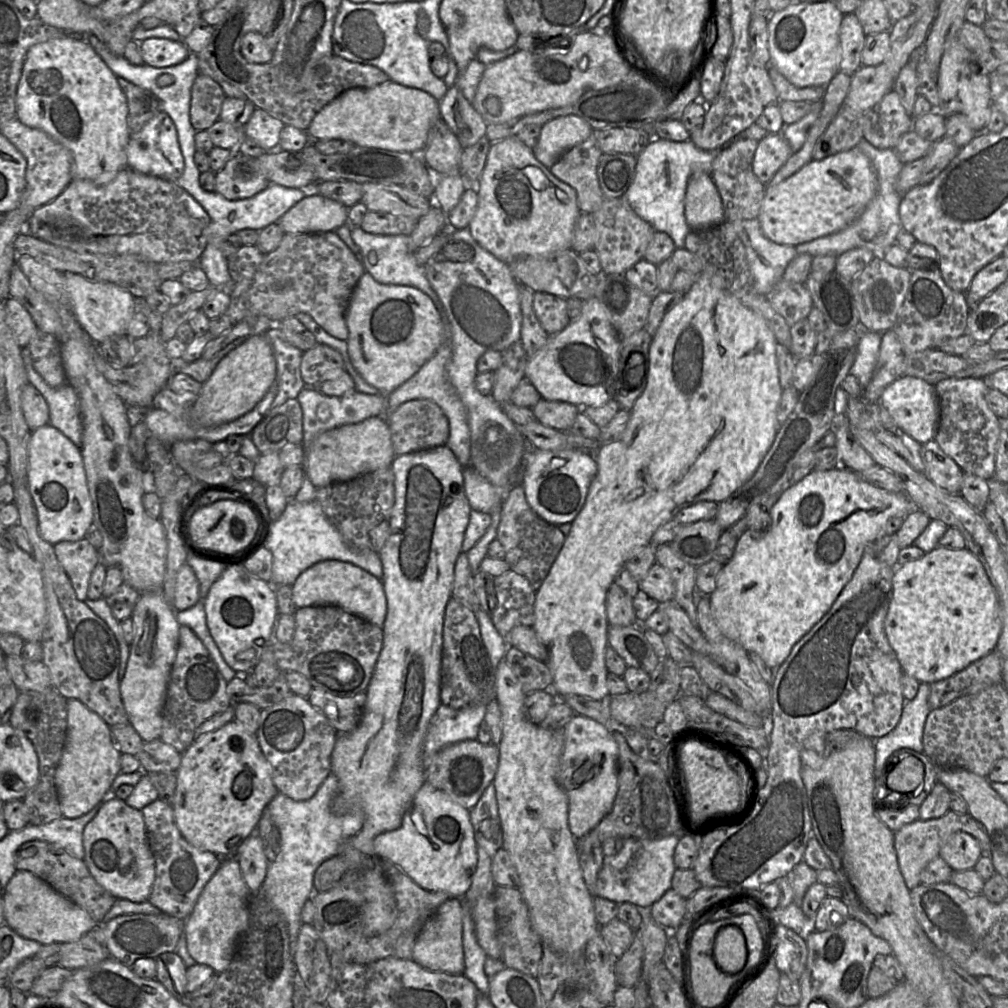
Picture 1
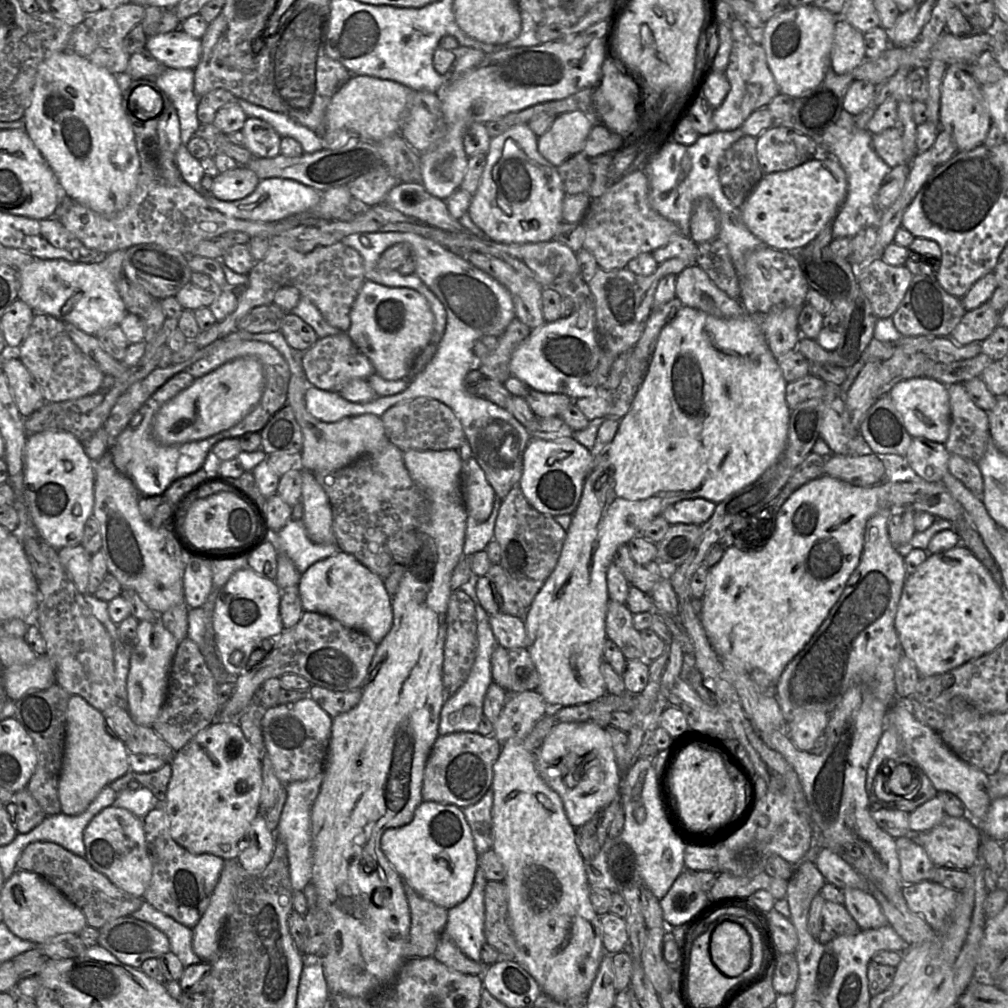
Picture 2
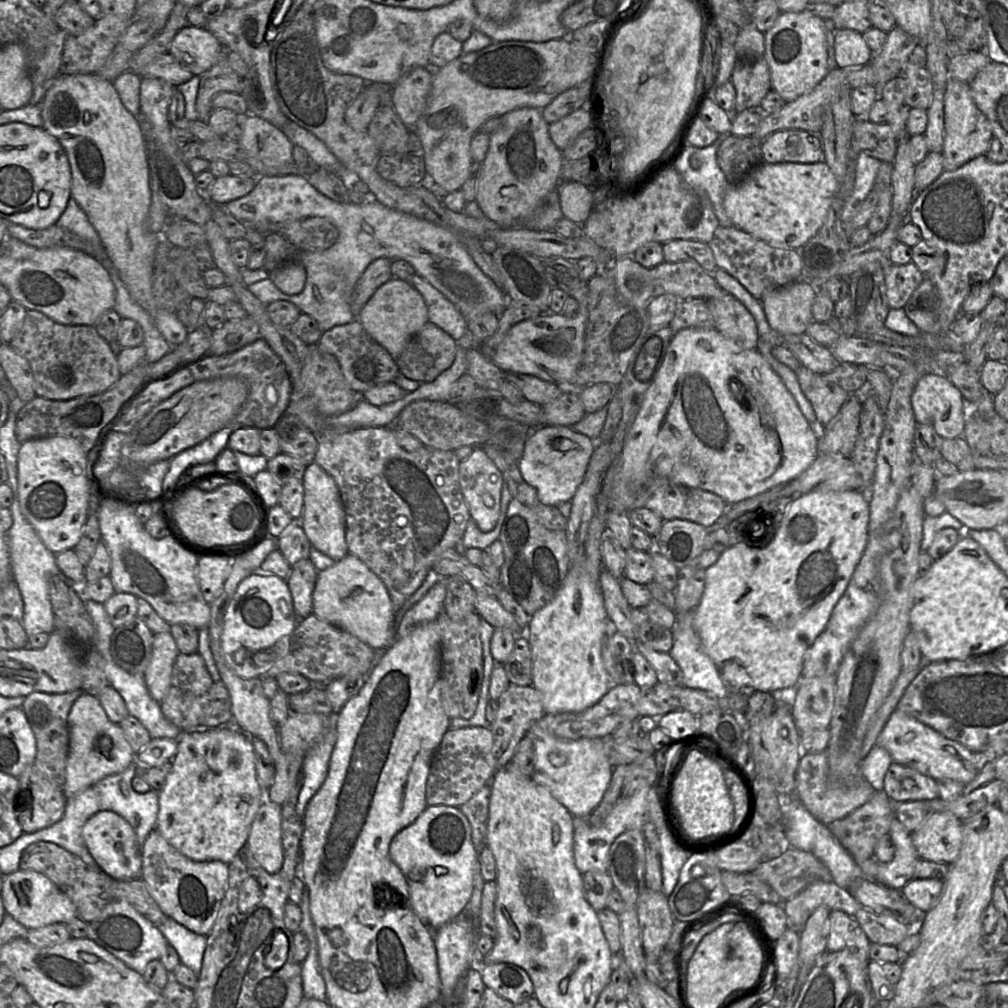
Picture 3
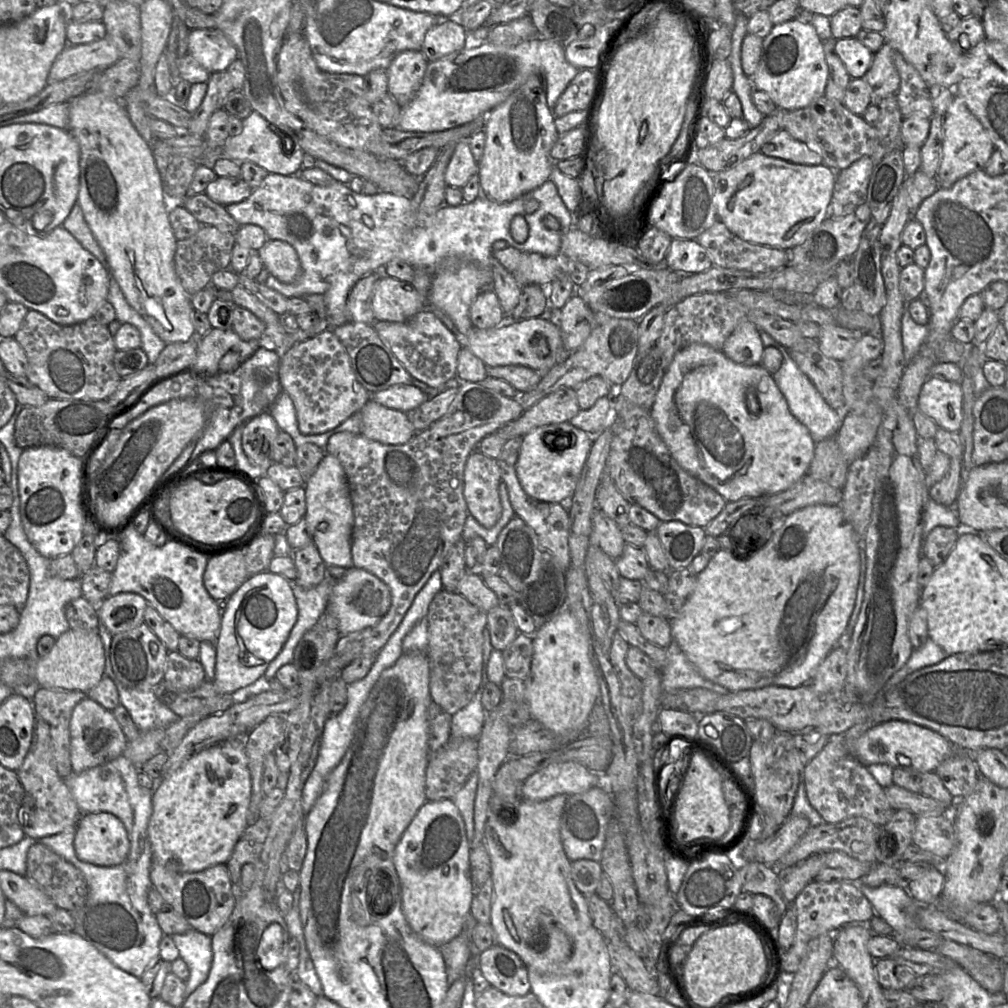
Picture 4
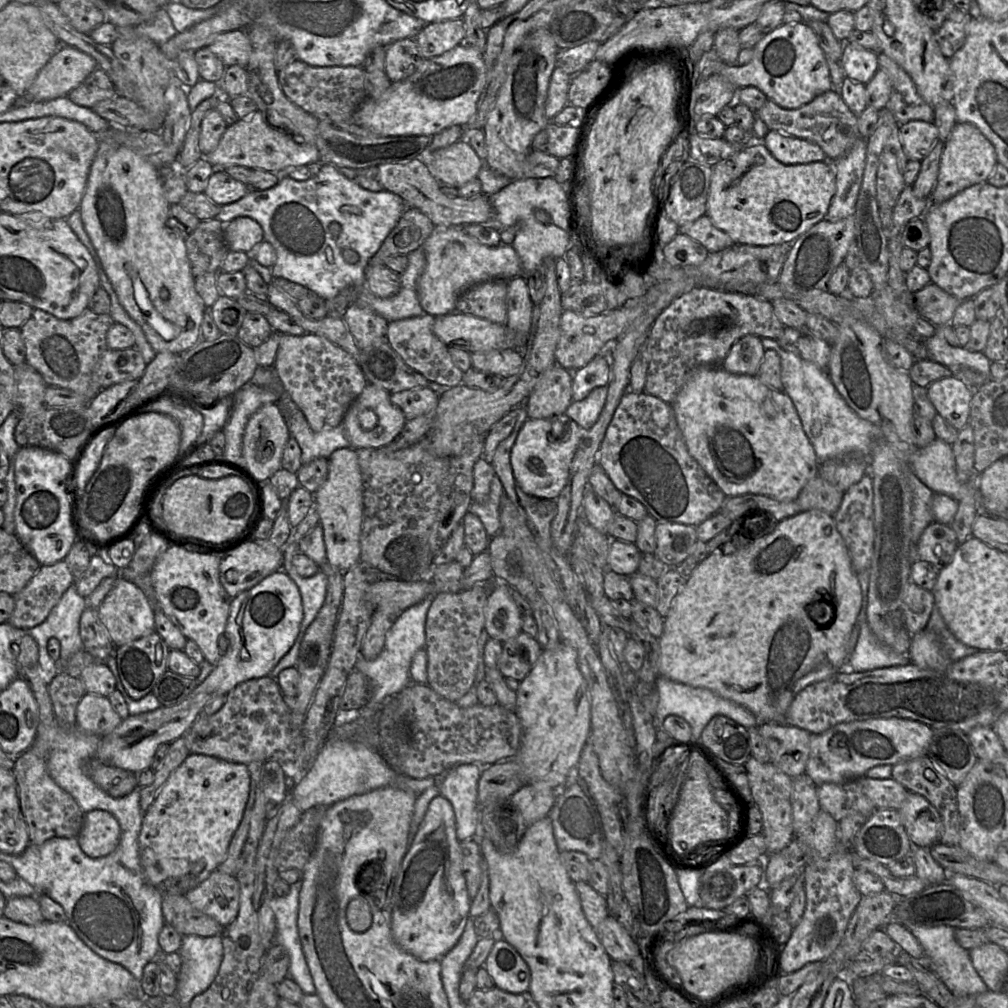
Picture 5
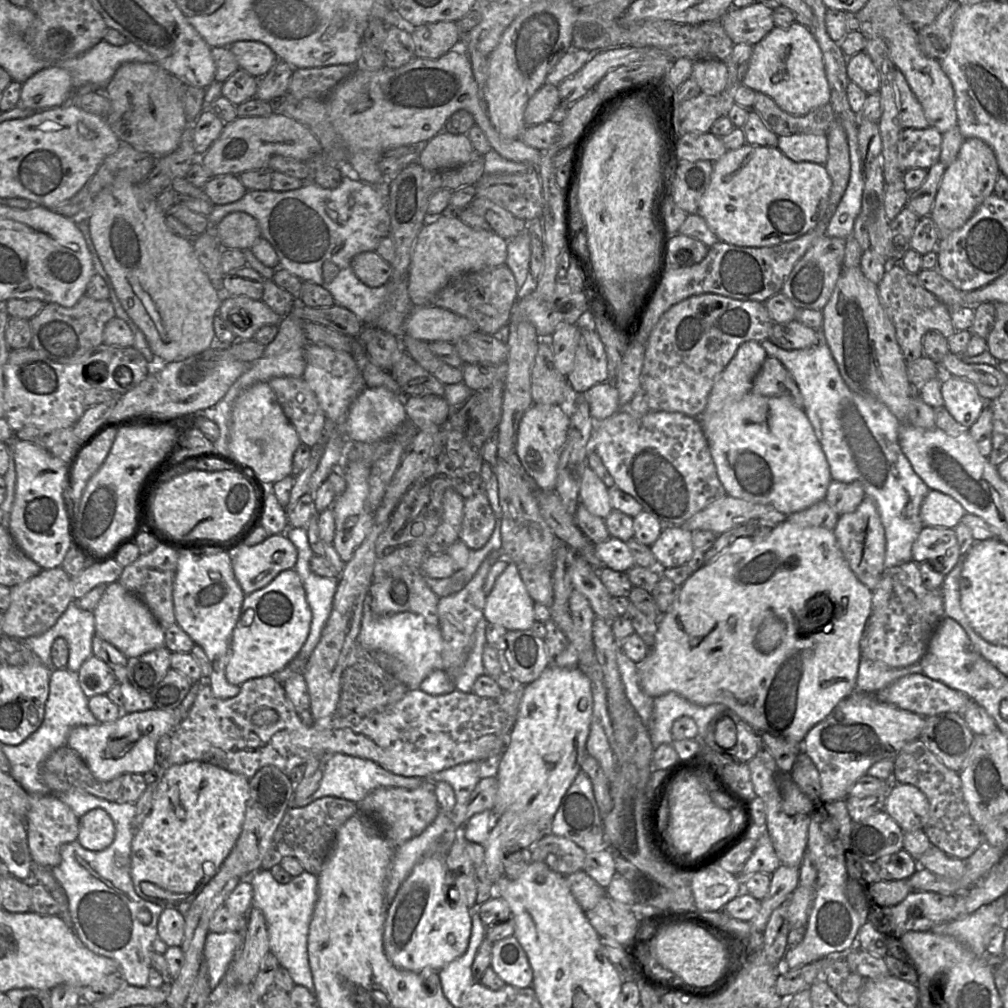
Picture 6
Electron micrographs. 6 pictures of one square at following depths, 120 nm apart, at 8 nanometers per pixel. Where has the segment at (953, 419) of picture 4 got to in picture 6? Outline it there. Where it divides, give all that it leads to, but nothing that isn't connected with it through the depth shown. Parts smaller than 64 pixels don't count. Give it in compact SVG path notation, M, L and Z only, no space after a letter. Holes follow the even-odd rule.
M956 376L944 377L941 393L944 407L965 429L976 422L987 403L972 382Z

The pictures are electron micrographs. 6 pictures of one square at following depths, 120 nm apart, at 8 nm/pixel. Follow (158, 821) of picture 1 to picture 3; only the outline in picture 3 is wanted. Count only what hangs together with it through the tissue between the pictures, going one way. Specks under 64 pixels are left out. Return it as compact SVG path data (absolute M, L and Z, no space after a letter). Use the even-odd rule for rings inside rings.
M154 829L142 846L141 879L168 918L198 935L208 936L216 922L225 896L228 864L221 861L193 861L171 846Z

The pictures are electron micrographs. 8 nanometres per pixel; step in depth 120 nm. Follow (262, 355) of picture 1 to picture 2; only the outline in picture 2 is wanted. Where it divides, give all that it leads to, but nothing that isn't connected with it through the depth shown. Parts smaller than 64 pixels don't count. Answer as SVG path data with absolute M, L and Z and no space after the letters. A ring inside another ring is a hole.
M241 357L197 378L186 389L167 401L153 422L155 438L164 445L202 440L240 422L259 403L265 380L261 363L254 357Z

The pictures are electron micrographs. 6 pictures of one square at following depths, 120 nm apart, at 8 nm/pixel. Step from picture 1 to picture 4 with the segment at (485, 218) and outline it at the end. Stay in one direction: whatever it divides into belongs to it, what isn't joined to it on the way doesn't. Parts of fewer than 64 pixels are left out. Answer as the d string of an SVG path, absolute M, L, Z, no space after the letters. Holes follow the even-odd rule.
M532 74L528 77L528 79L514 92L512 92L509 97L496 106L492 111L487 114L487 124L485 126L485 134L486 134L486 144L484 148L484 155L481 161L478 163L479 166L479 178L480 178L480 187L482 194L489 199L503 203L512 201L536 188L544 184L547 180L550 179L550 175L553 169L555 162L550 157L550 150L557 142L559 133L555 126L555 115L553 111L549 108L547 104L547 84L545 78L540 74Z

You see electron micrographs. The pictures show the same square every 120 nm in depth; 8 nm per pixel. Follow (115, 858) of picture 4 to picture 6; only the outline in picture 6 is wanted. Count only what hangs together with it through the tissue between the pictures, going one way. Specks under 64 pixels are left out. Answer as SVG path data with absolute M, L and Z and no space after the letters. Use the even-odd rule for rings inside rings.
M101 808L92 809L79 819L77 841L90 851L103 851L115 838L111 817Z

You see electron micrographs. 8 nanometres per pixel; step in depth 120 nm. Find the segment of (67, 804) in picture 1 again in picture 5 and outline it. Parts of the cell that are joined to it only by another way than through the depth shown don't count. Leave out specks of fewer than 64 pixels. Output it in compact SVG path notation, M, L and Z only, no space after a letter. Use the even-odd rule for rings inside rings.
M86 693L76 709L76 727L88 734L103 737L111 733L122 719L107 697Z

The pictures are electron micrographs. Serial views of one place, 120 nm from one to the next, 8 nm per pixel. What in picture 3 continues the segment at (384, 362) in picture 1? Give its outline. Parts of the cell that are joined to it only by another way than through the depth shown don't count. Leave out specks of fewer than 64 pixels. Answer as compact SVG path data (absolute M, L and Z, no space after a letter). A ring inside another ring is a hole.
M393 277L375 291L357 319L366 332L397 360L407 342L428 322L428 312L420 292L408 281Z

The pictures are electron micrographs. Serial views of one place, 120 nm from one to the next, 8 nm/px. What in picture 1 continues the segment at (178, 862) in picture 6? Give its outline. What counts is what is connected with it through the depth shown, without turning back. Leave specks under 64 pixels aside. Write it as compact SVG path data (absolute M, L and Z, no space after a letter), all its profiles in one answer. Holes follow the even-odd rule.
M236 720L197 737L181 753L180 765L175 776L176 788L170 805L179 832L192 846L210 851L220 858L236 858L238 846L256 831L264 808L278 793L272 781L272 768L261 752L256 735L248 732Z

